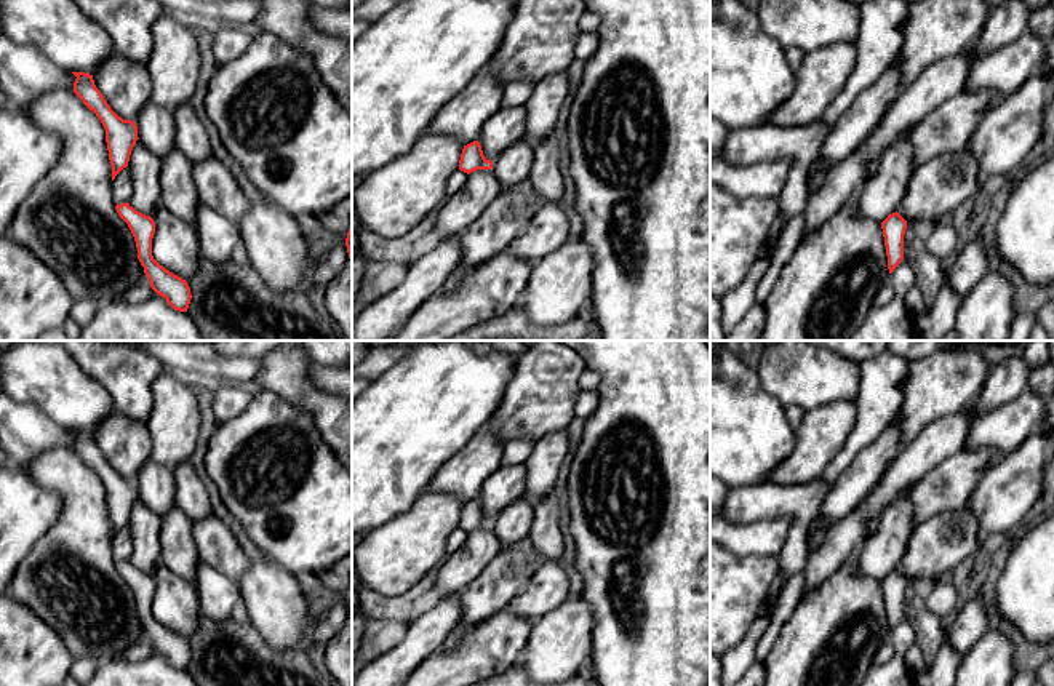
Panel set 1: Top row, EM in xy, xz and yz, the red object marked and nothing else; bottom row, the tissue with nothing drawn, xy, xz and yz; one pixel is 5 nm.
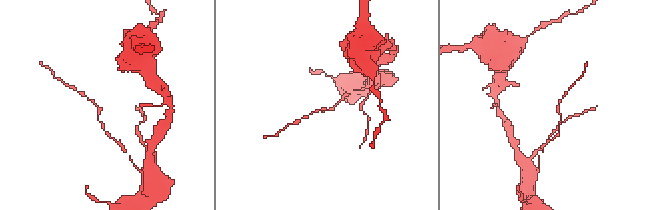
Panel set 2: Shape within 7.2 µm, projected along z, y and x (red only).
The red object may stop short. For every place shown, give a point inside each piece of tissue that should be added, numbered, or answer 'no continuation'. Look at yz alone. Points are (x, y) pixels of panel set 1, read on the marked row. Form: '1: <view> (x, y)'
no continuation

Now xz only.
no continuation

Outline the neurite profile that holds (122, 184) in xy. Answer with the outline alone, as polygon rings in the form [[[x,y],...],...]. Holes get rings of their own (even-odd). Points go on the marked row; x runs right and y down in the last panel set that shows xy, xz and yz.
[[[128,166],[114,179],[114,198],[118,205],[130,203],[133,193],[133,181]]]

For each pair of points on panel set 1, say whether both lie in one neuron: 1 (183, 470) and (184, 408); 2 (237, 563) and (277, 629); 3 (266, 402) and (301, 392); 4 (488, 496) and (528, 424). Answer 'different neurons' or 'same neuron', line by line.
1: same neuron
2: different neurons
3: different neurons
4: different neurons

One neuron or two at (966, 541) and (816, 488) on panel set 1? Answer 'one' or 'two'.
two

